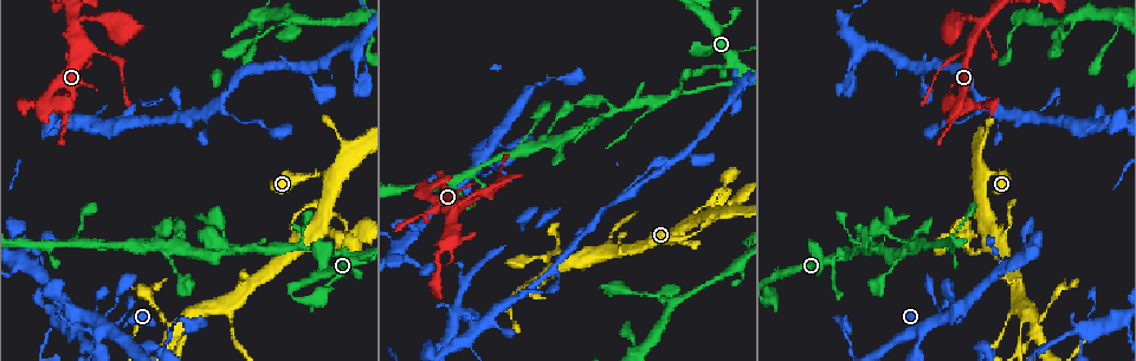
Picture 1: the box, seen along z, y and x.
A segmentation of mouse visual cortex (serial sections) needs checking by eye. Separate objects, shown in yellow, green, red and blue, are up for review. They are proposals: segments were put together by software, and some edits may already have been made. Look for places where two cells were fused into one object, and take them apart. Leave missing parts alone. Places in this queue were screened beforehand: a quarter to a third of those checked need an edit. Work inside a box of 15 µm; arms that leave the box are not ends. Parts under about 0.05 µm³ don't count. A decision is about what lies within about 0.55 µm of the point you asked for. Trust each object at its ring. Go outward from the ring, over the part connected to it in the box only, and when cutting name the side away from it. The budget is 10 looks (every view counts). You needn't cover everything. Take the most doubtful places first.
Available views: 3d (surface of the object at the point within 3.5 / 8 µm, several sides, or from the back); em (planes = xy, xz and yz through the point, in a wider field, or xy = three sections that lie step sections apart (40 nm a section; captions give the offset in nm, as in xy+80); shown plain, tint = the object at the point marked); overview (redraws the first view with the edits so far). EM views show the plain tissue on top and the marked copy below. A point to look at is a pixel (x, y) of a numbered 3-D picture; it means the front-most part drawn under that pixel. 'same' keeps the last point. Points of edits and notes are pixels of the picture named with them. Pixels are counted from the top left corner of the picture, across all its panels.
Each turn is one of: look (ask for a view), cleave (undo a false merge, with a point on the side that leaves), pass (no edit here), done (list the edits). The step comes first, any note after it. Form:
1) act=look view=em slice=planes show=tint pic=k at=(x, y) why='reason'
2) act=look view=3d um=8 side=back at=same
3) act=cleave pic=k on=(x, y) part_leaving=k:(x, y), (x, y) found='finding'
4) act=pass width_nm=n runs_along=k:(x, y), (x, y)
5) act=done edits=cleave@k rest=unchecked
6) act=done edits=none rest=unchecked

act=look view=3d um=3.5 pic=1 at=(987, 172) why='abrupt turn'

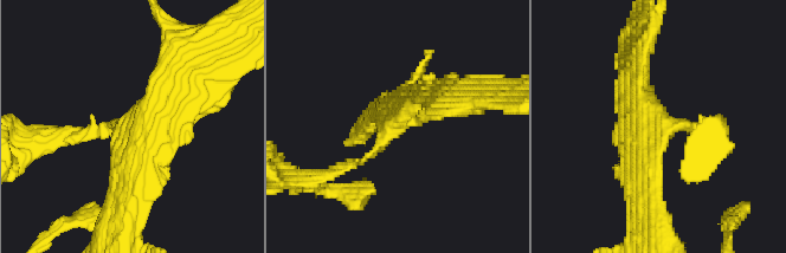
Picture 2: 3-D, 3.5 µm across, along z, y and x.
act=look view=em slice=xy step=2 show=tint pic=2 at=(657, 119) why='now the EM'

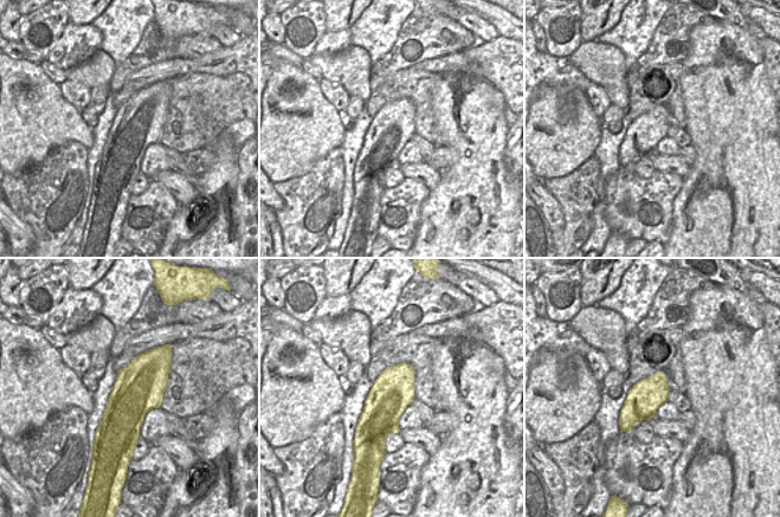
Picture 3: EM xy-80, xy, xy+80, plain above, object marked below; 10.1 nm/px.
act=pass found='all the same cell'

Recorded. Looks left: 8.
act=look view=3d um=8 pic=1 at=(681, 95) why='sharp bend'

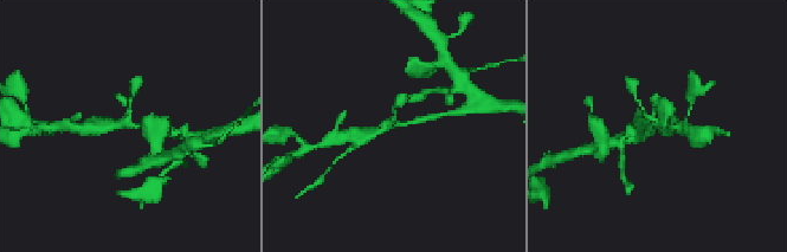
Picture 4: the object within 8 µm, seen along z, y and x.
act=look view=em slice=xy step=1 show=tint pic=4 at=(396, 125)

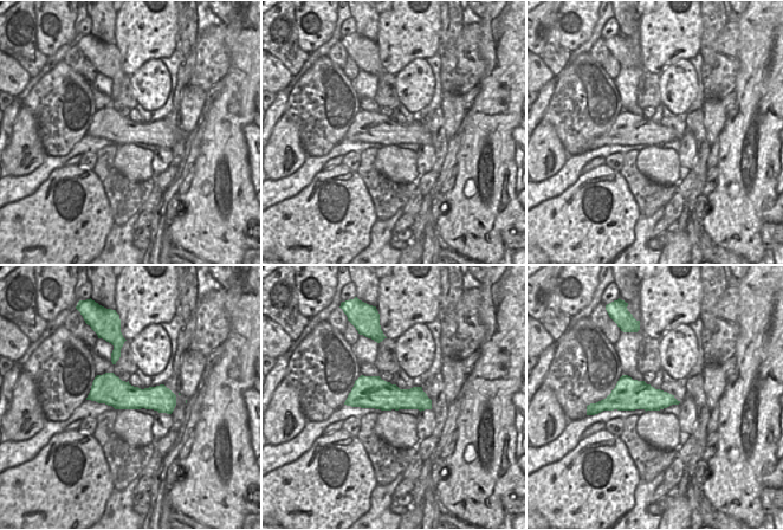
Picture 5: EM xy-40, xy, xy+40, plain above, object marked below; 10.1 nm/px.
act=pass width_nm=340 runs_along=5:(91, 395), (160, 398), (173, 402) found='all the same cell'

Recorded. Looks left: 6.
act=look view=3d um=3.5 pic=1 at=(732, 203) why='thick turns thin'

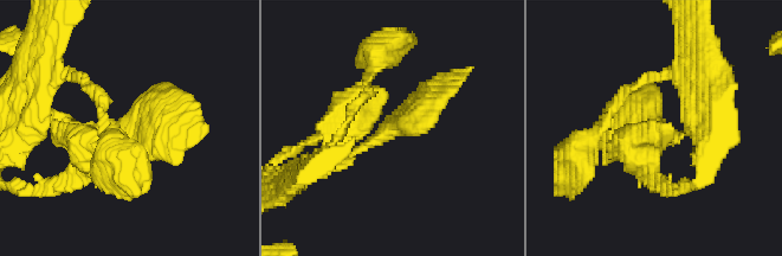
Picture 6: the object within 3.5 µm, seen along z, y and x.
act=look view=em slice=xy step=2 show=tint pic=6 at=(377, 136) why='shape alone is not enough'

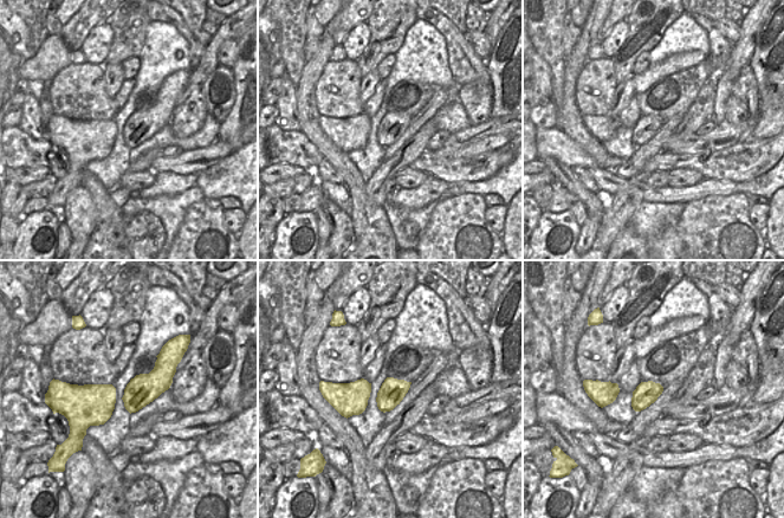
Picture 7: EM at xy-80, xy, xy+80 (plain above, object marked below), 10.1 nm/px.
act=pass runs_along=6:(316, 174), (342, 168), (439, 85) found='continuous, no second cell'

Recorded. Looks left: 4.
act=look view=3d um=3.5 pic=1 at=(494, 141) why='two arms in line, one across'

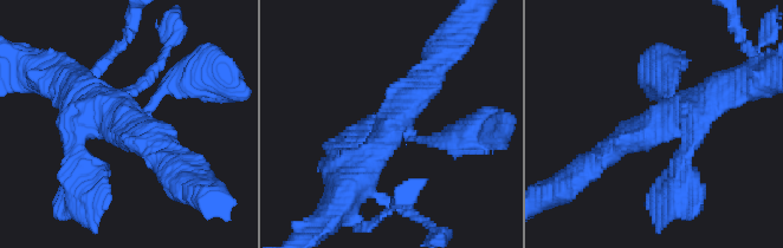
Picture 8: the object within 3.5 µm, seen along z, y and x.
act=look view=em slice=xy step=1 show=tint pic=8 at=(660, 114) arms=3 arm_widths_nm=200,300,400 why='need the tissue'

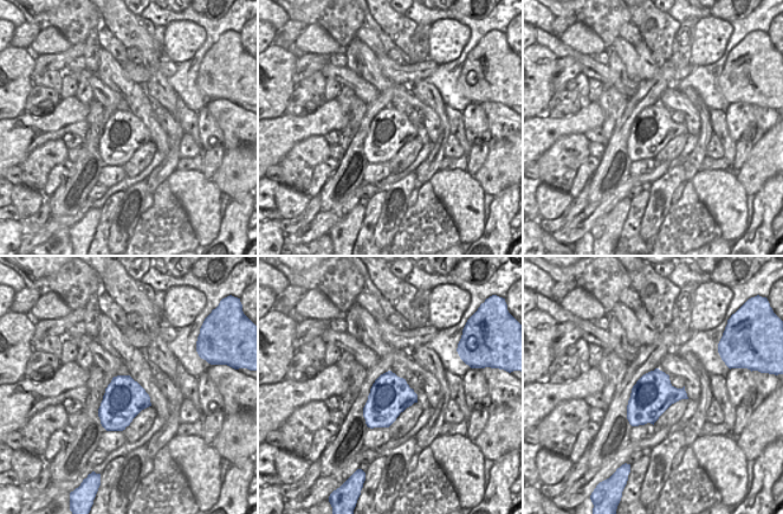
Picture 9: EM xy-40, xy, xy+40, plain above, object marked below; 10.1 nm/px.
act=look view=em slice=xy step=2 show=tint at=same why='cut it another way'

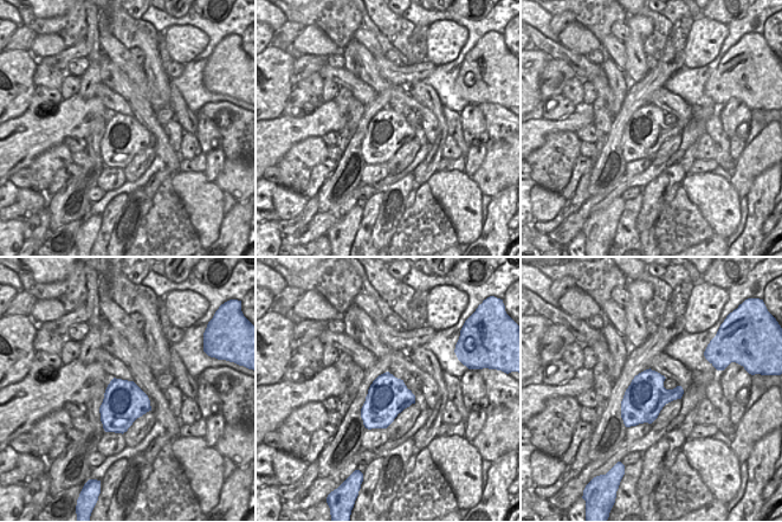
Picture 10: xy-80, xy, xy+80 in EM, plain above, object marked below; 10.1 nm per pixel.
act=pass runs_along=8:(454, 137), (418, 141), (392, 128), (353, 180) found='continuous, no second cell'

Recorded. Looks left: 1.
act=done edits=none rest=unchecked

